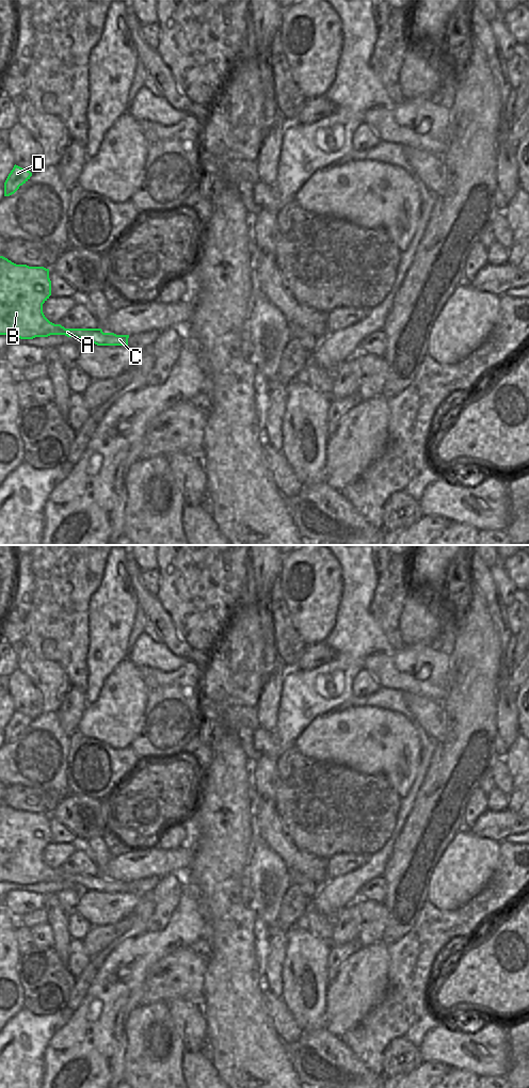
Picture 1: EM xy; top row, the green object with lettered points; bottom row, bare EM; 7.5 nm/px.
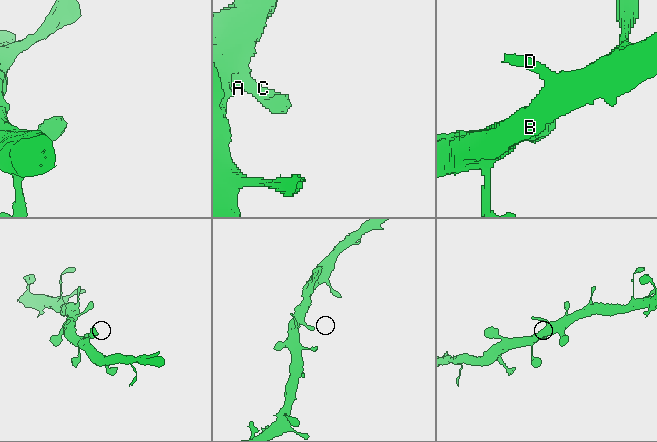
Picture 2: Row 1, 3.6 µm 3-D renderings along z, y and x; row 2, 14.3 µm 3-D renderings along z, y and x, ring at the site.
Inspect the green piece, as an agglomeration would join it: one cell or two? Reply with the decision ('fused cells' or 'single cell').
single cell

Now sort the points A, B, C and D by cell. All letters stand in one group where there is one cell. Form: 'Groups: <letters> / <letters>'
Groups: A B C D

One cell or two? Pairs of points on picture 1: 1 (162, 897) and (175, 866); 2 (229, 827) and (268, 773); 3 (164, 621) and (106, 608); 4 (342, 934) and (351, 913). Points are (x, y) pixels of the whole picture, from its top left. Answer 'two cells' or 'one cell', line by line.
1: two cells
2: two cells
3: two cells
4: one cell

